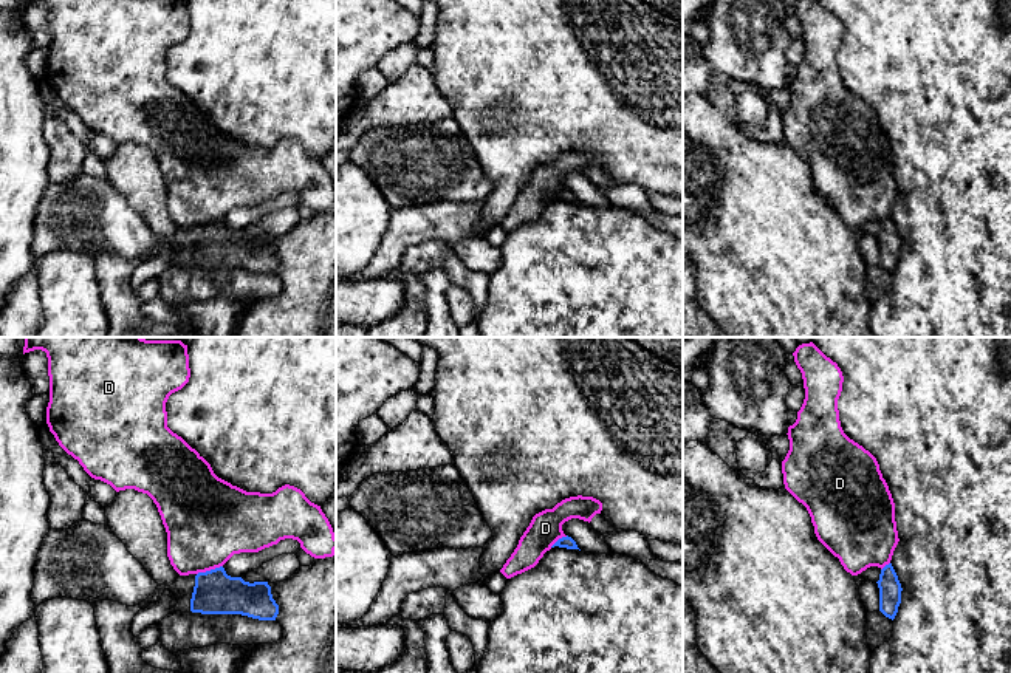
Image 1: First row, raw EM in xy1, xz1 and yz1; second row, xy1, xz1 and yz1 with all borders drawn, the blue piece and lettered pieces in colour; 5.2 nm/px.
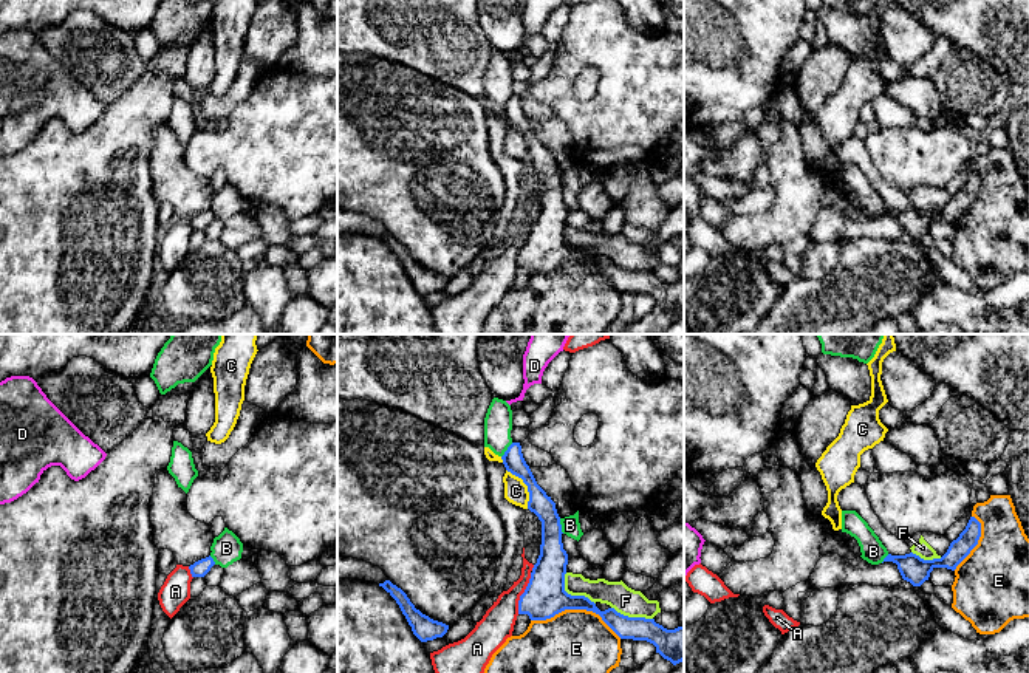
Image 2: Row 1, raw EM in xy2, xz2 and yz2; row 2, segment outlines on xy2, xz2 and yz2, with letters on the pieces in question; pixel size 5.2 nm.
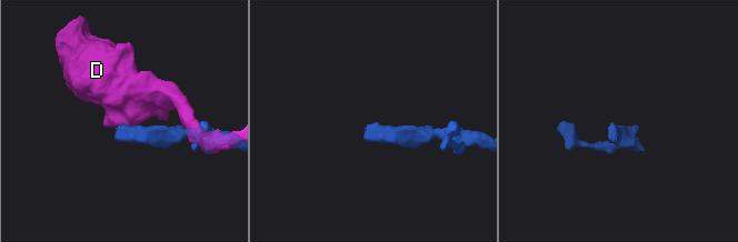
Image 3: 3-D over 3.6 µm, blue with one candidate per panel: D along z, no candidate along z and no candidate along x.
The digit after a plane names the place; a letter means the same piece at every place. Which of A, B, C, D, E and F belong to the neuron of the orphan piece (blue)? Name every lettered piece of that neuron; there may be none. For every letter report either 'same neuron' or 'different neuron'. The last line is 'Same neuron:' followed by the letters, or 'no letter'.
A: different neuron
B: different neuron
C: different neuron
D: different neuron
E: different neuron
F: different neuron
Same neuron: no letter

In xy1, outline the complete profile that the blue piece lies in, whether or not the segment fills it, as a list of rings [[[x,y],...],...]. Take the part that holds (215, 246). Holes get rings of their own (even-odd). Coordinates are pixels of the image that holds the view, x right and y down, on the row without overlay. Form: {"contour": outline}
{"contour": [[[223,220],[180,229],[170,240],[158,238],[149,255],[158,255],[166,243],[178,249],[175,265],[181,266],[242,268],[259,274],[276,274],[279,268],[268,235],[231,231]]]}

